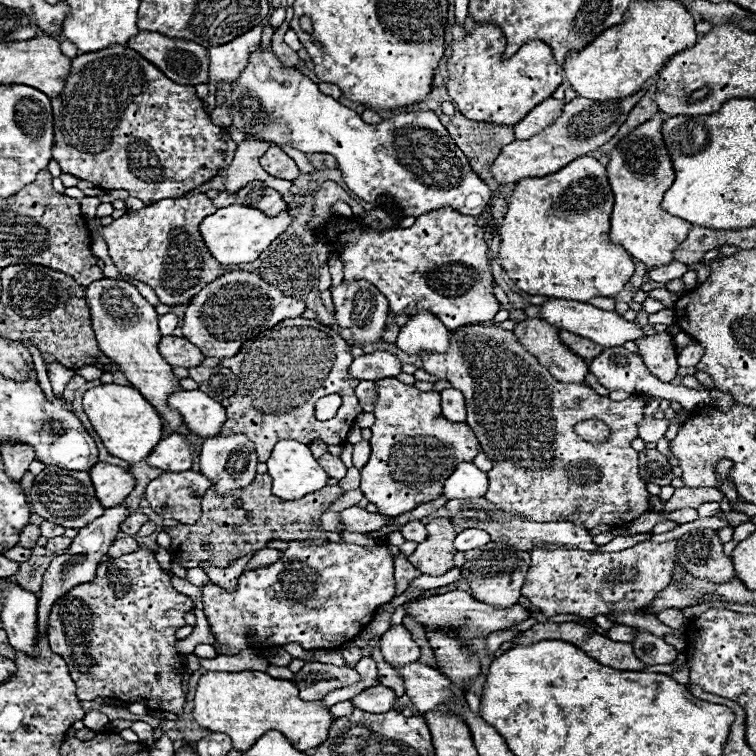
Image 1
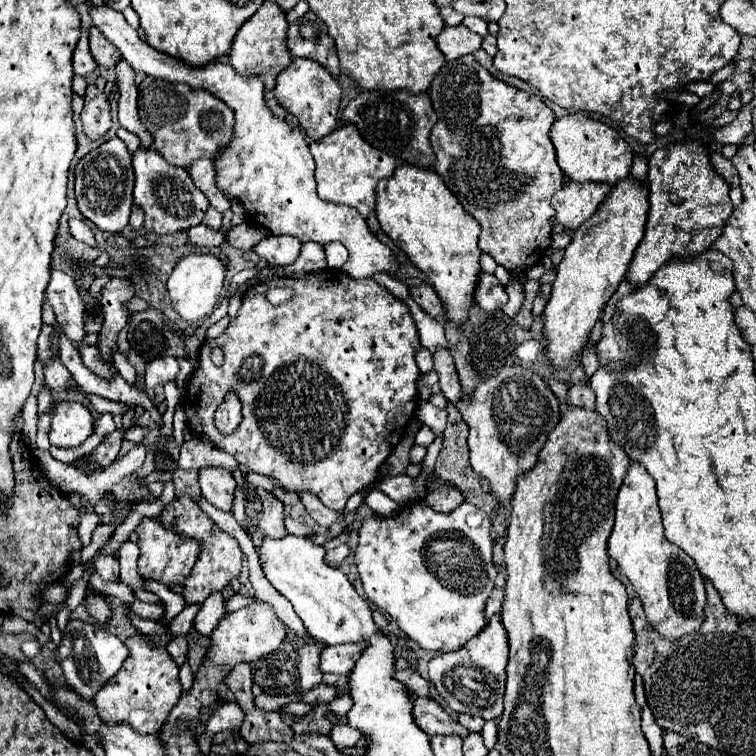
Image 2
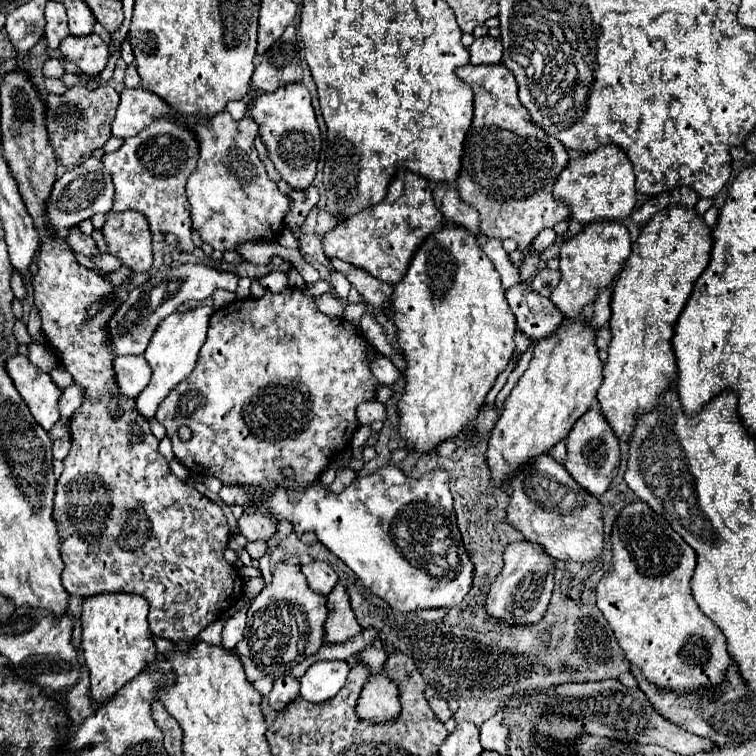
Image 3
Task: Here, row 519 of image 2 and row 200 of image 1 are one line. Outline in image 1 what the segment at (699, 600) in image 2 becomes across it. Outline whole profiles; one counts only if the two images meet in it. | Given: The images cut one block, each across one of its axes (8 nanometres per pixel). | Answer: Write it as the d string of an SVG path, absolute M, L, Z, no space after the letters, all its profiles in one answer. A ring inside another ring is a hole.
M656 114L652 120L632 130L612 150L610 162L606 166L608 180L616 198L608 238L612 244L624 246L628 254L640 260L648 270L674 262L672 260L674 250L686 240L692 228L692 224L676 216L668 216L668 212L660 208L660 200L664 192L674 182L672 160L666 152L666 146L662 144L662 132L660 132L664 120L666 120L664 114Z

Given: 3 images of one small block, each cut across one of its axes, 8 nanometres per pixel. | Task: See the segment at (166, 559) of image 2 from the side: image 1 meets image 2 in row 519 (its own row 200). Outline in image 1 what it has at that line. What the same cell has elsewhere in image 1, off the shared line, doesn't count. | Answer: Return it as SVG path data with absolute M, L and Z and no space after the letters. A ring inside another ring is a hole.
M110 46L100 52L88 52L72 58L72 68L70 74L64 82L64 90L60 96L52 98L52 108L54 108L54 148L52 148L52 158L62 166L62 172L72 174L80 180L92 182L96 188L102 190L128 190L130 196L136 196L148 204L156 200L164 200L164 196L182 196L196 186L208 182L212 176L218 174L218 170L224 166L226 158L226 142L222 136L220 126L214 126L210 122L210 116L202 108L202 100L194 94L194 86L182 86L172 80L168 80L156 66L152 66L148 60L144 60L138 52L130 50L128 46Z

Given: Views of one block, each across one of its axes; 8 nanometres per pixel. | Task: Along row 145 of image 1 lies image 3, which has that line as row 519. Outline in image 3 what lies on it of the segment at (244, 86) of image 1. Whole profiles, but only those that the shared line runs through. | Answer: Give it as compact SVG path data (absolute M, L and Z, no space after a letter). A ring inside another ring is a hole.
M382 466L370 476L359 476L350 488L340 494L322 486L318 478L318 482L296 490L284 490L284 486L276 486L272 494L264 494L264 500L264 506L268 506L268 514L272 518L278 522L290 520L294 534L298 536L304 532L314 532L318 542L322 542L334 556L338 556L366 588L384 598L396 610L410 612L416 608L452 608L464 600L472 586L472 562L462 546L452 494L448 490L448 474L444 470L436 470L424 474L418 480L412 480L406 478L396 466Z

